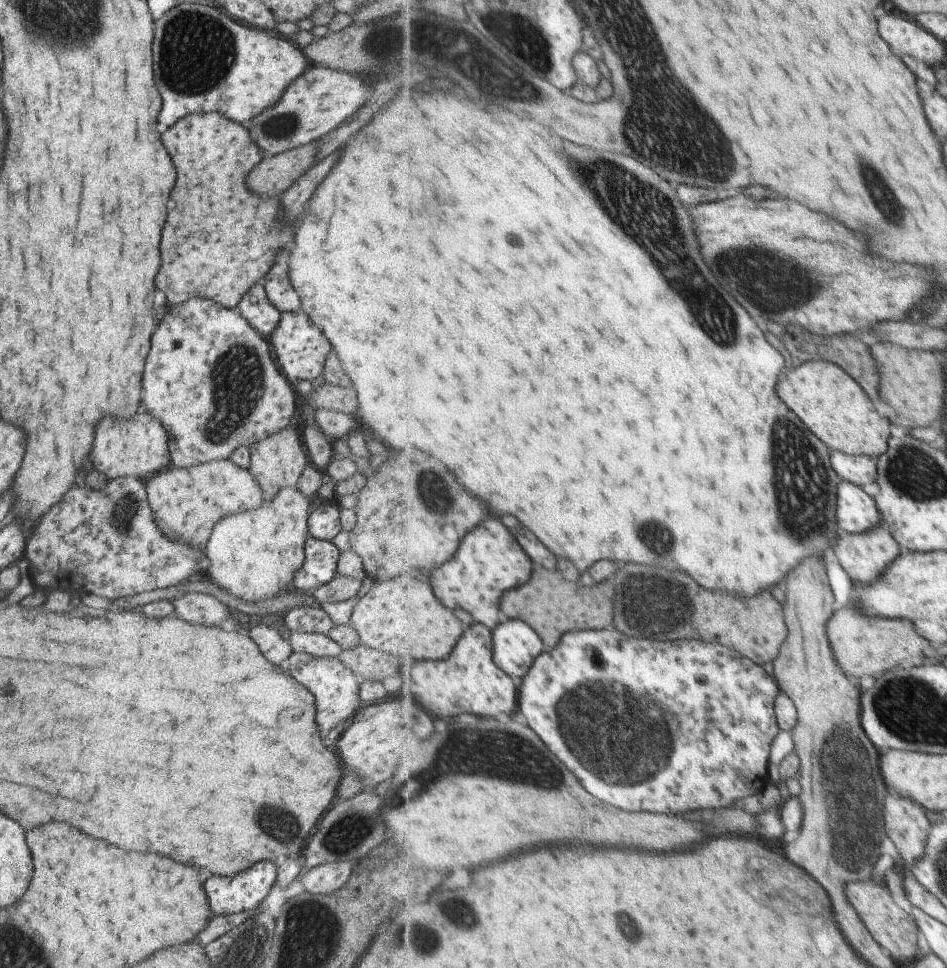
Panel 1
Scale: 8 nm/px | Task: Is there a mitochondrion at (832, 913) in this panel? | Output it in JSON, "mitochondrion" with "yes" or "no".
{"mitochondrion":"no"}

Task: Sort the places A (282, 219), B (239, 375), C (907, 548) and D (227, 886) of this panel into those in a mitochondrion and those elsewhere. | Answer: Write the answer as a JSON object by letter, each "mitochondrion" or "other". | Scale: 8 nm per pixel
{"A":"other","B":"mitochondrion","C":"other","D":"other"}

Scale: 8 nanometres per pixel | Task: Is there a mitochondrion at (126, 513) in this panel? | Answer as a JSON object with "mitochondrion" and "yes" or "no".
{"mitochondrion":"yes"}

